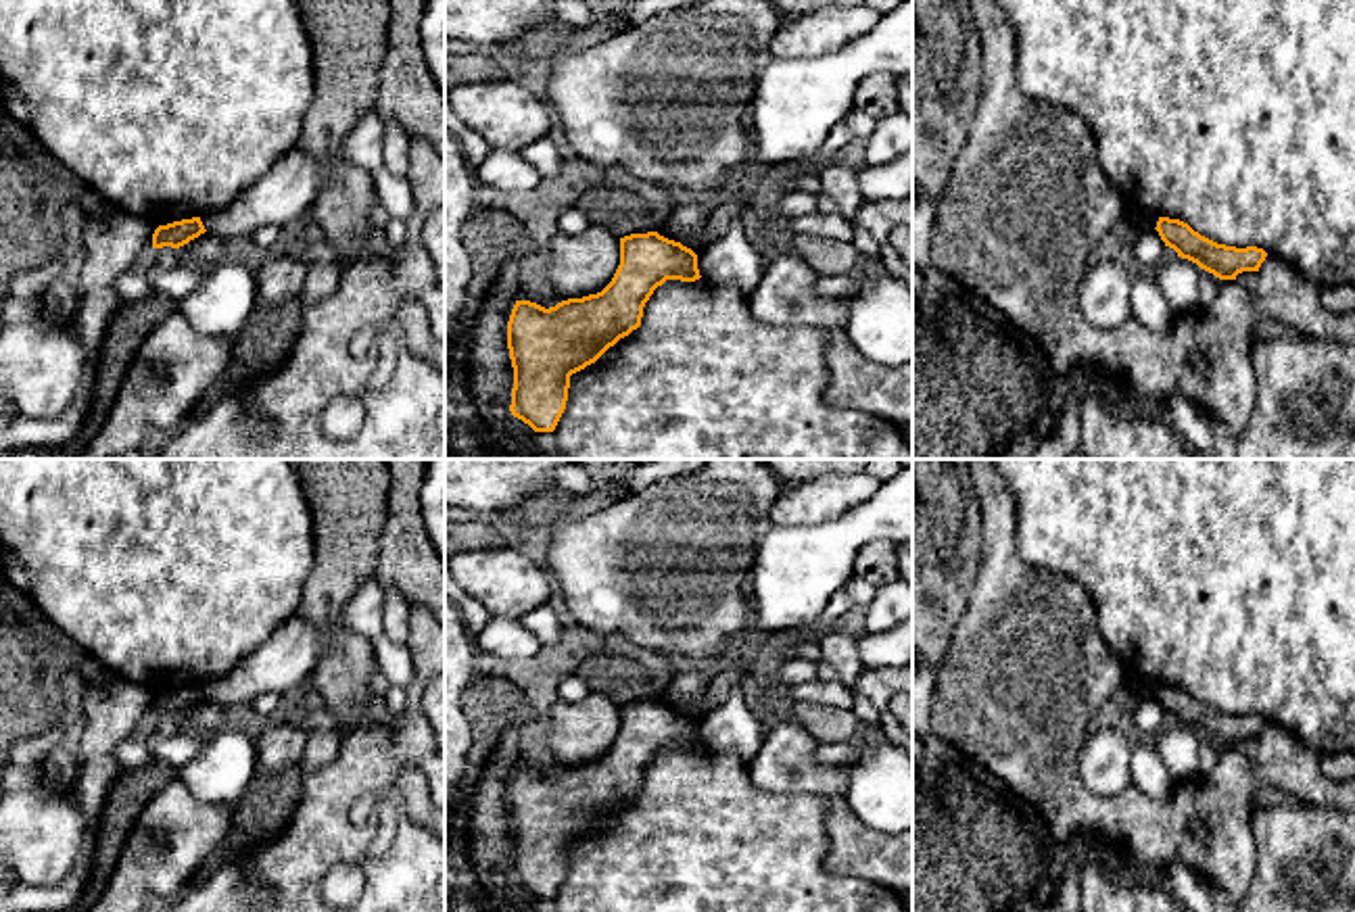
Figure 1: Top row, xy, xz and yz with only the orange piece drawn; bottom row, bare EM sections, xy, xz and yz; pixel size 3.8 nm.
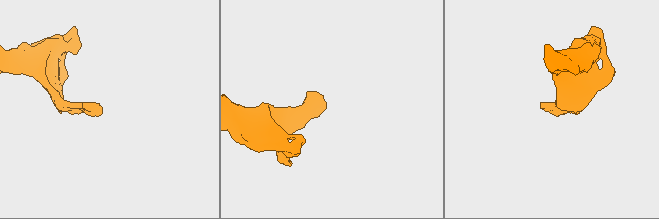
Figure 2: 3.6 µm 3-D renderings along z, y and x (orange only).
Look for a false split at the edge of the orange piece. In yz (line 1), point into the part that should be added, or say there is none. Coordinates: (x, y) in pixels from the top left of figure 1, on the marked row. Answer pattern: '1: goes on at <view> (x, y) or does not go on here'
1: does not go on here

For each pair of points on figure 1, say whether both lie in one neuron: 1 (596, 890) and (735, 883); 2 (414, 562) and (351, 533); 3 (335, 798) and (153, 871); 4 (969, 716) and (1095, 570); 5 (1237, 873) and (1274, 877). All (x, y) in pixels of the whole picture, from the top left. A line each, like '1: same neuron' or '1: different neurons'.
1: same neuron
2: different neurons
3: different neurons
4: different neurons
5: different neurons

